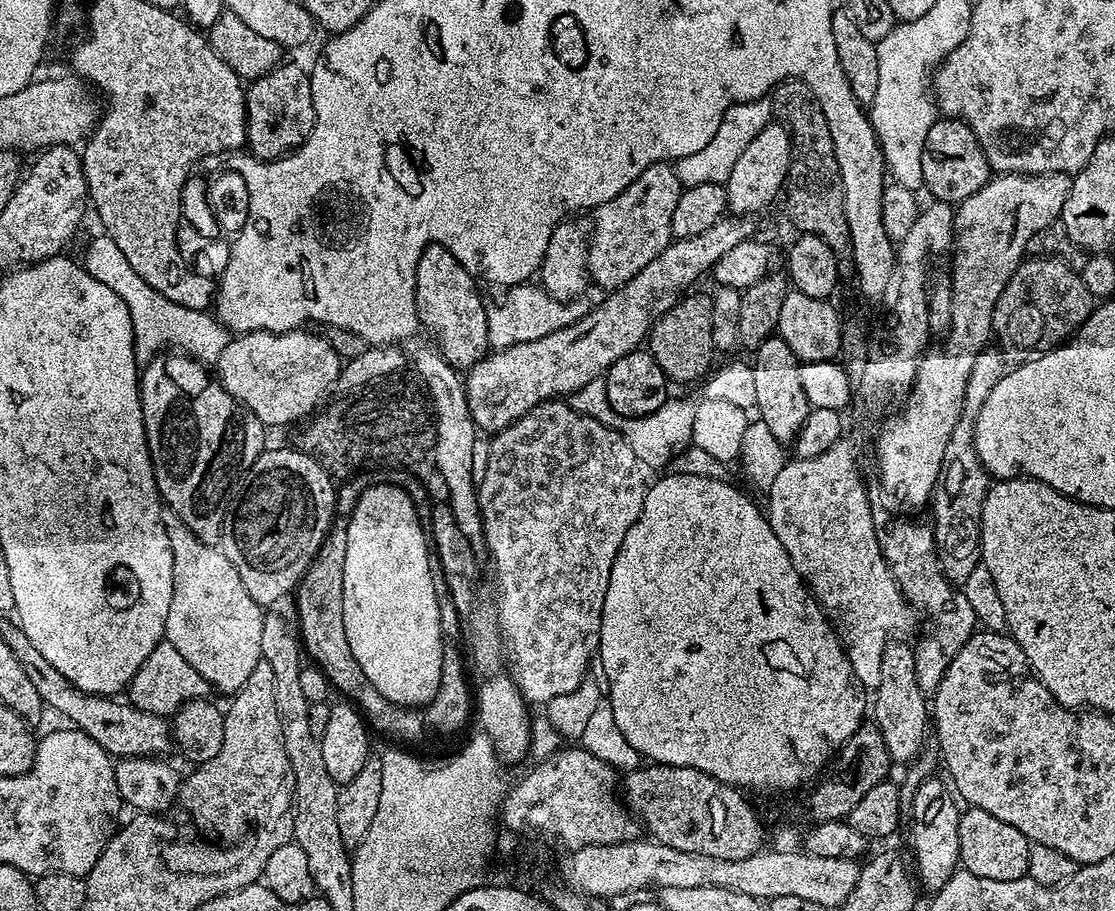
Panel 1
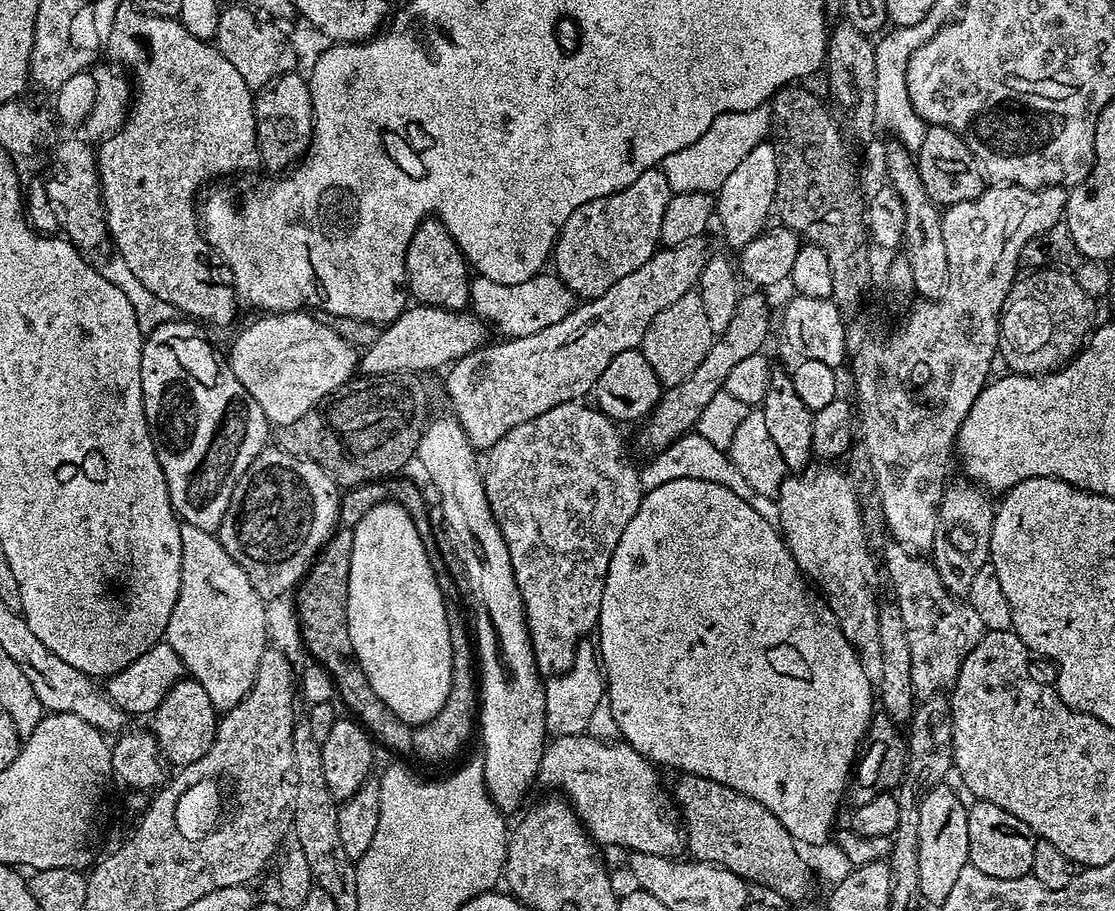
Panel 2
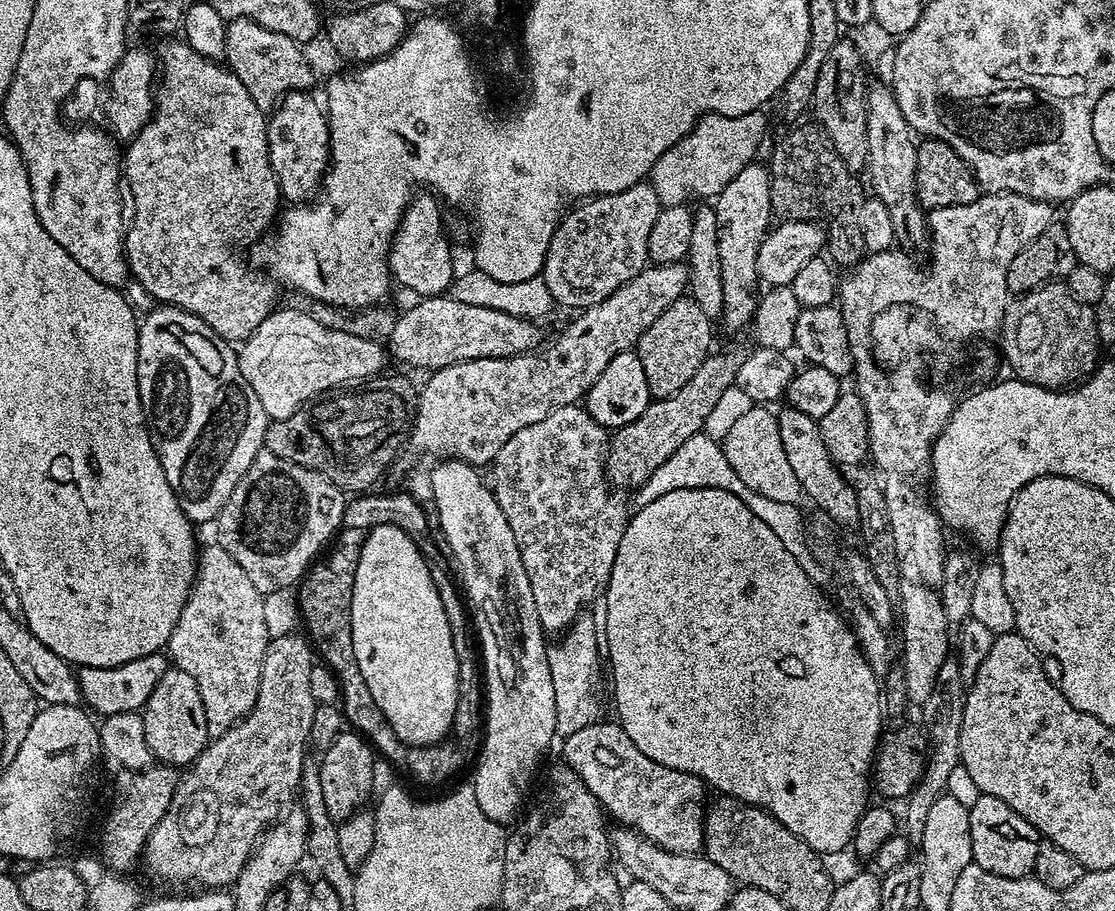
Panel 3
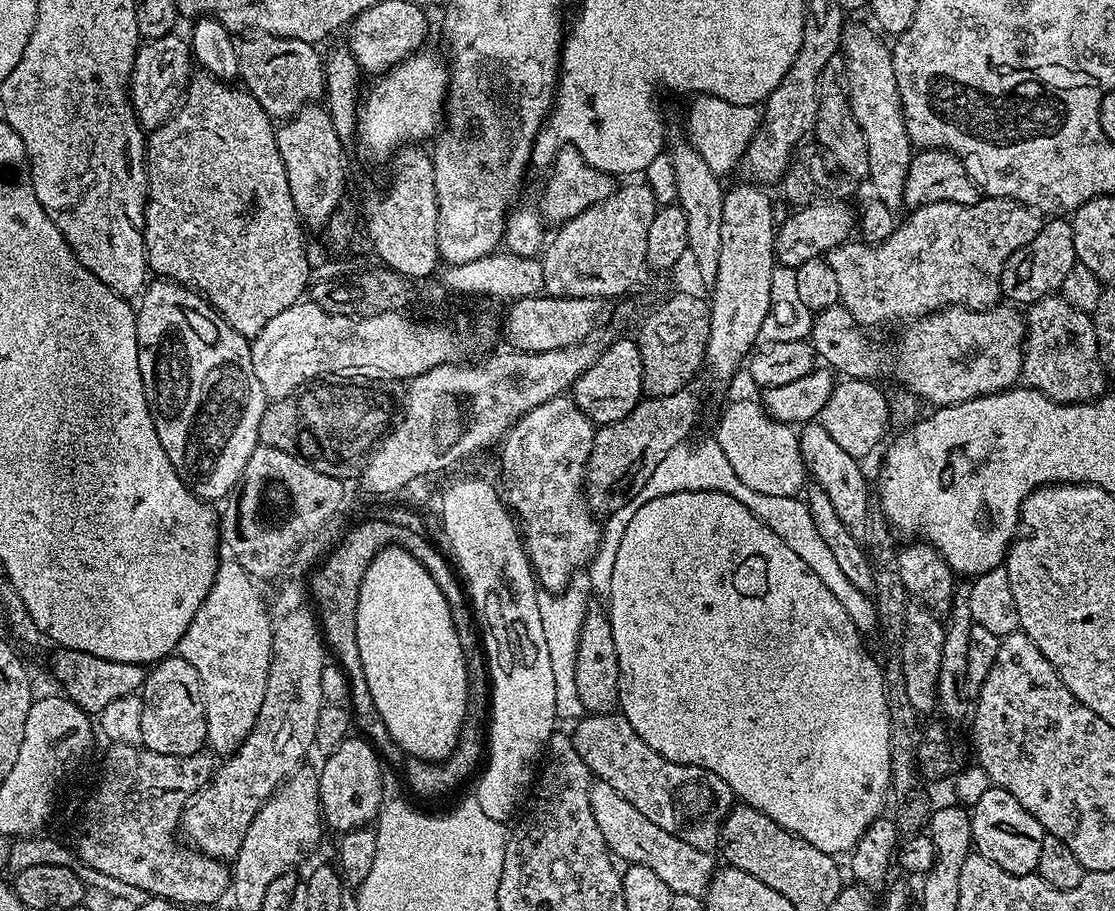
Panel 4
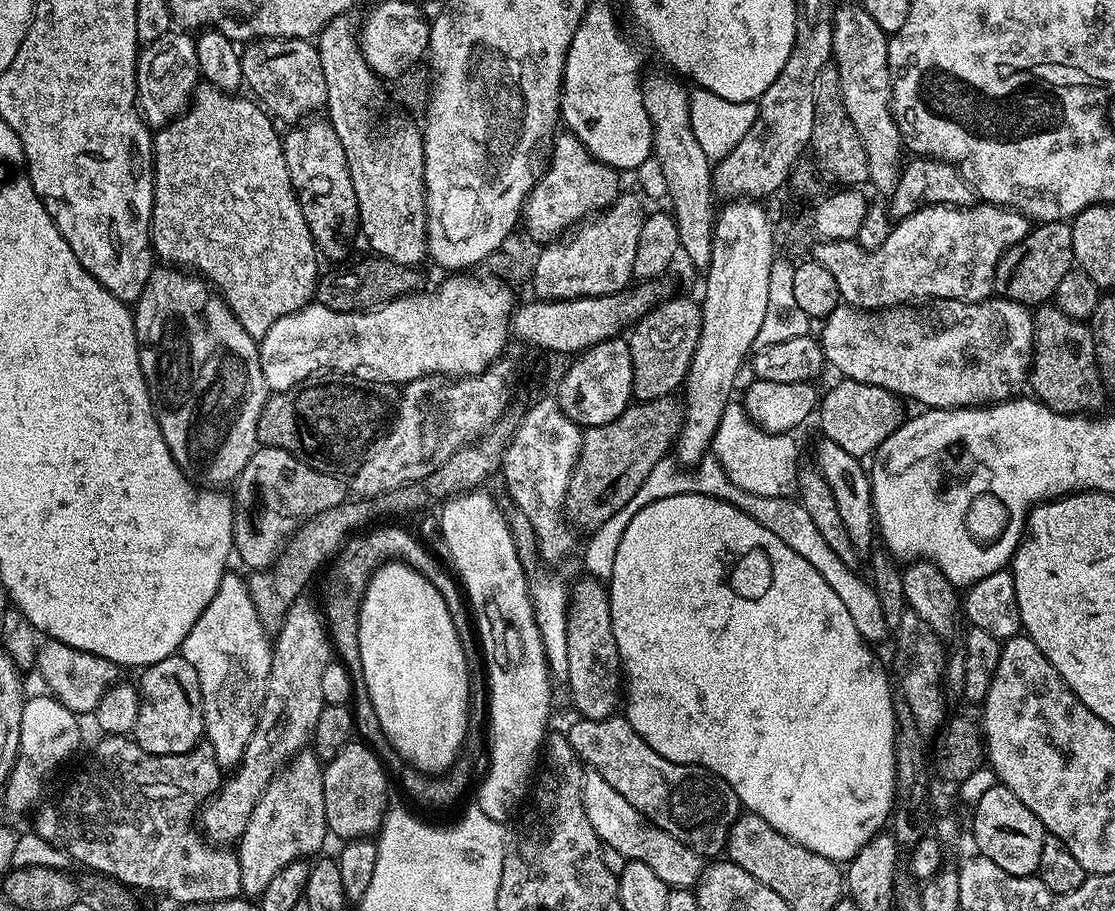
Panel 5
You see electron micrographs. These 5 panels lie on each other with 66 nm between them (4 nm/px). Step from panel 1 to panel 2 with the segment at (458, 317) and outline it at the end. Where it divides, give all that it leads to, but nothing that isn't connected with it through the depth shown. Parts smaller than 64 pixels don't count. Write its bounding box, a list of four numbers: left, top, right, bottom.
[406,219,470,310]

